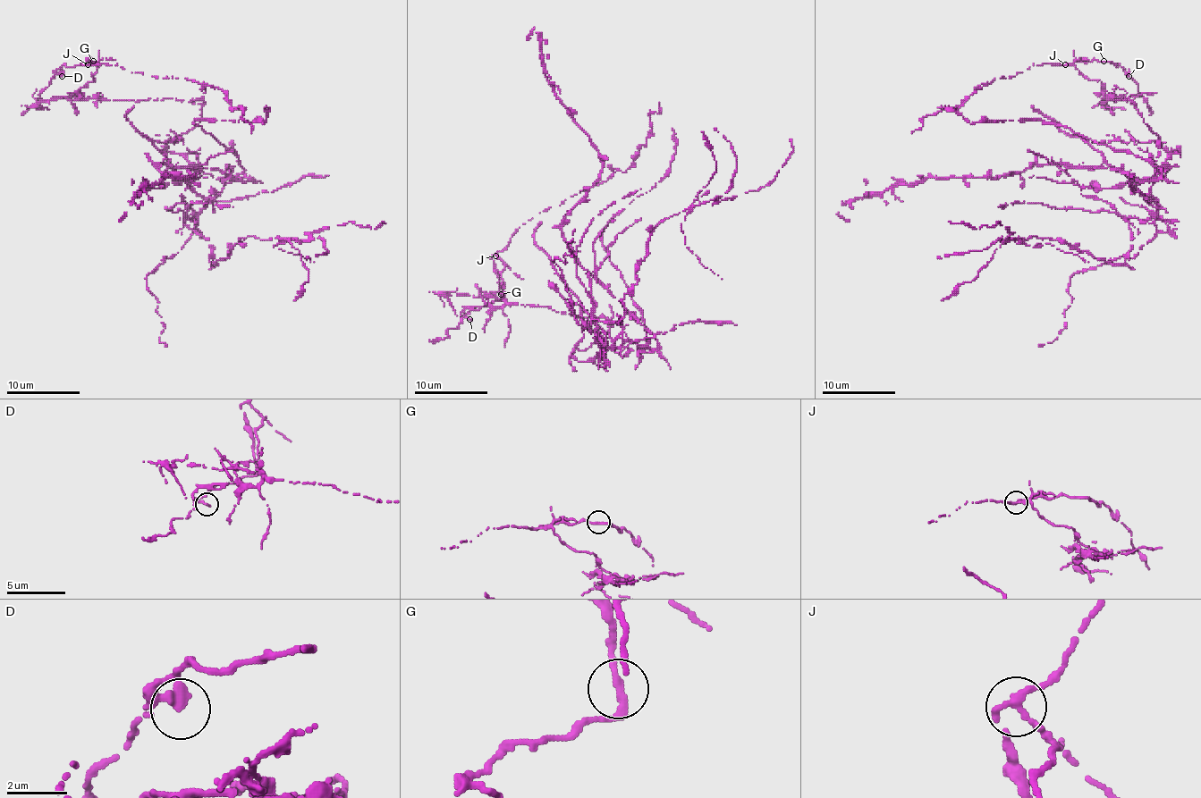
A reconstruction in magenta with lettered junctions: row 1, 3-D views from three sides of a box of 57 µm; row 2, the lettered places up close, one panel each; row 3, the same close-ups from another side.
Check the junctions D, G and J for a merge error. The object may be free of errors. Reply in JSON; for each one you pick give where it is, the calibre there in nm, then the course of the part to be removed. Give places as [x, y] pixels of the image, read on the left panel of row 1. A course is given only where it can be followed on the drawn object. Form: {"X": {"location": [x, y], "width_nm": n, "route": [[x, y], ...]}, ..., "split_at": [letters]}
{"J": {"location": [88, 64], "width_nm": 280, "route": [[88, 65], [86, 98], [204, 102], [154, 140], [198, 194], [249, 179], [154, 164], [194, 177], [119, 222]]}, "split_at": ["J"]}

